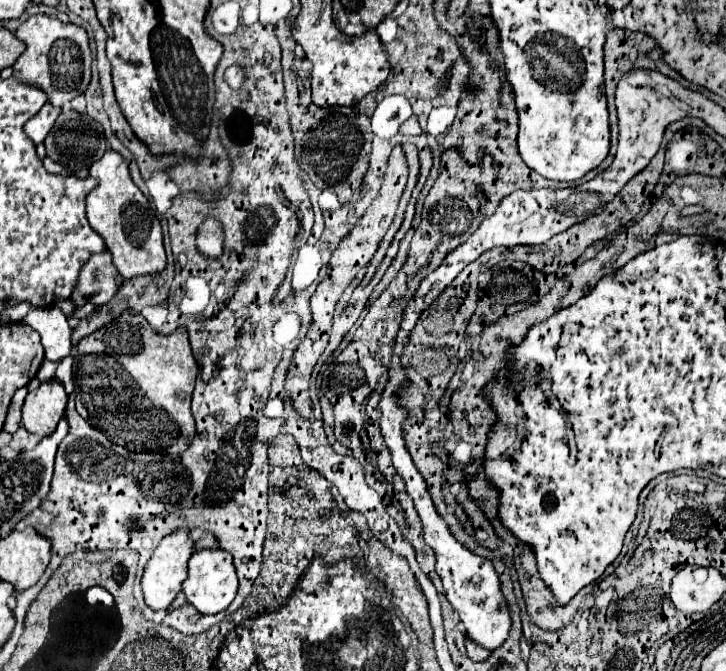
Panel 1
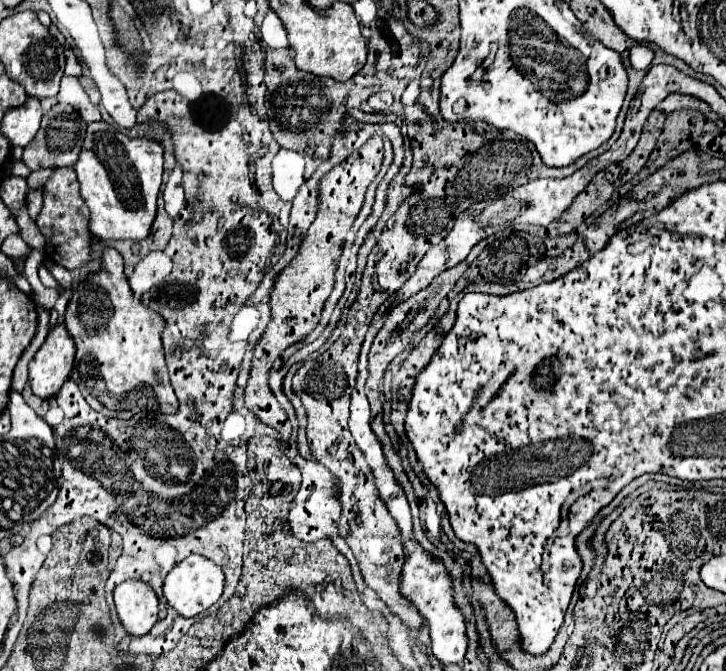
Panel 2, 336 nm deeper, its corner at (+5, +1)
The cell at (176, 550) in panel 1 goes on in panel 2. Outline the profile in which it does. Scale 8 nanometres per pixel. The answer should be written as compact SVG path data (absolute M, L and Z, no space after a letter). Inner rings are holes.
M143 578L125 580L115 588L115 606L127 634L143 636L157 622L159 600L155 590Z

